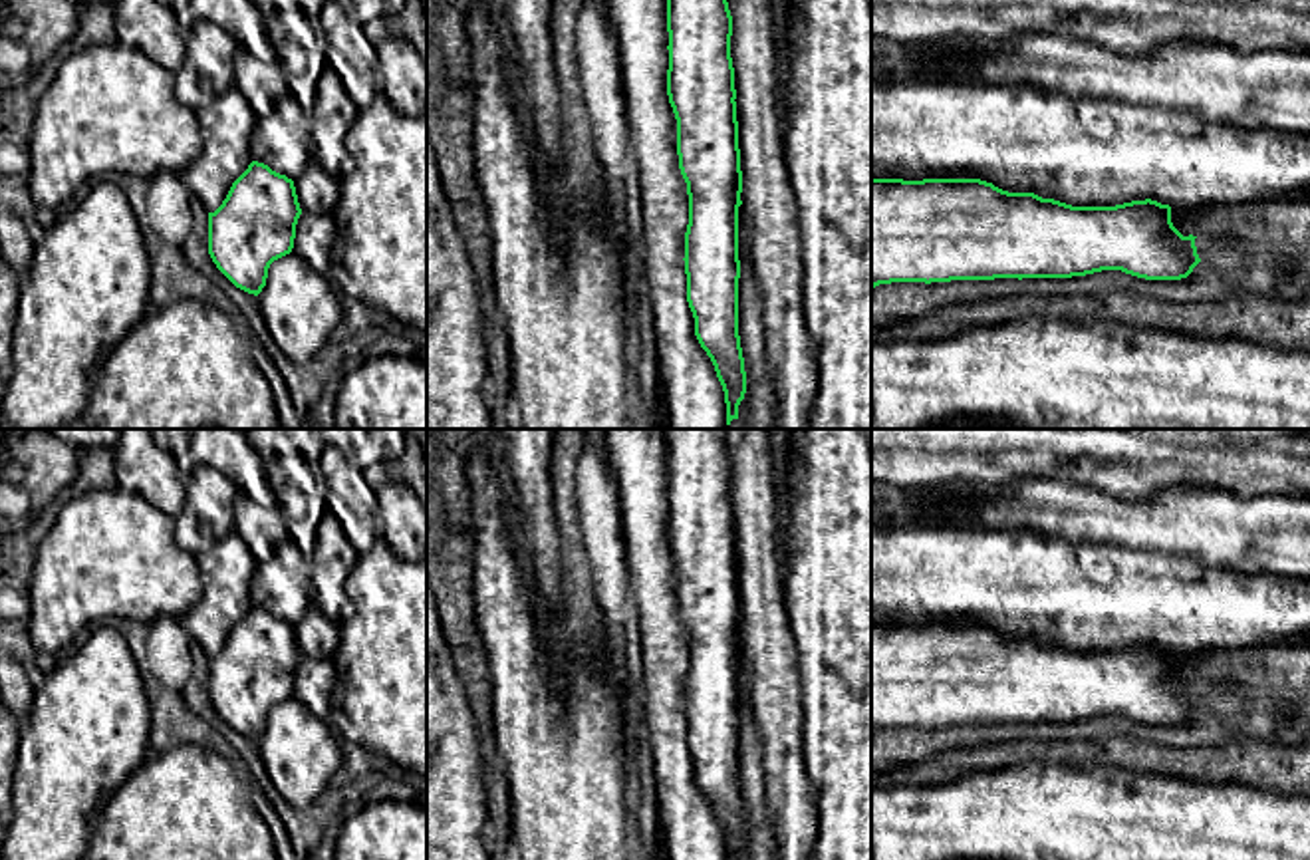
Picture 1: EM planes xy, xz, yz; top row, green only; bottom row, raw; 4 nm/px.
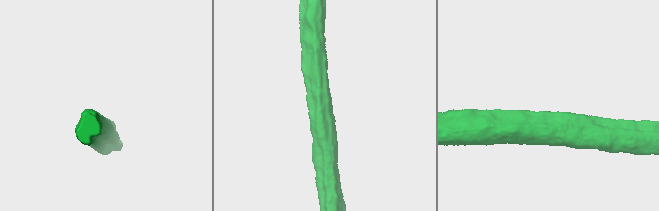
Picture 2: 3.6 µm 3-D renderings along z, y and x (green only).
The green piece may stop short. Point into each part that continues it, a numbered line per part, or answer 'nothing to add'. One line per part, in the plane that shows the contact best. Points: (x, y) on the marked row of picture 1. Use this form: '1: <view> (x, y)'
nothing to add

